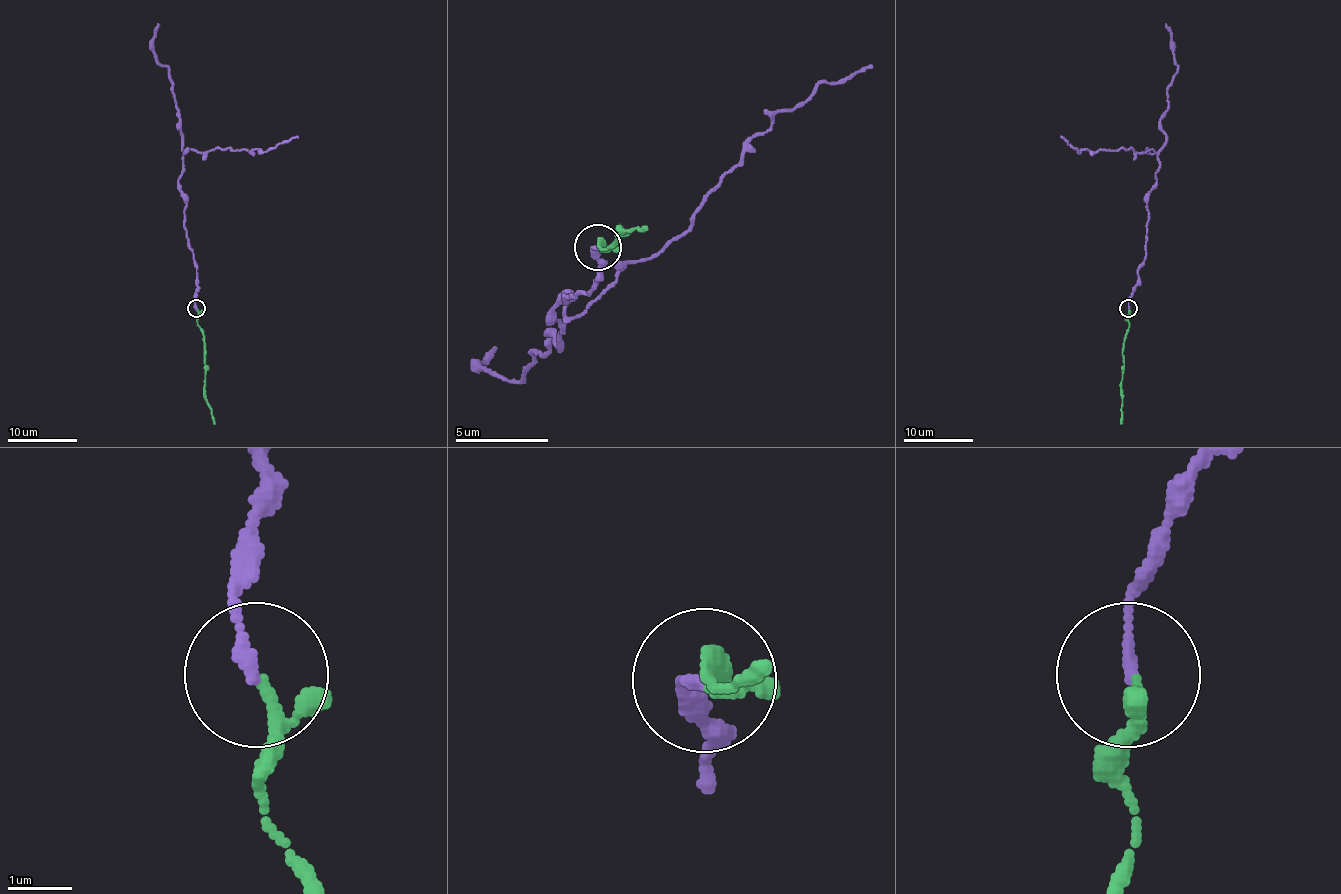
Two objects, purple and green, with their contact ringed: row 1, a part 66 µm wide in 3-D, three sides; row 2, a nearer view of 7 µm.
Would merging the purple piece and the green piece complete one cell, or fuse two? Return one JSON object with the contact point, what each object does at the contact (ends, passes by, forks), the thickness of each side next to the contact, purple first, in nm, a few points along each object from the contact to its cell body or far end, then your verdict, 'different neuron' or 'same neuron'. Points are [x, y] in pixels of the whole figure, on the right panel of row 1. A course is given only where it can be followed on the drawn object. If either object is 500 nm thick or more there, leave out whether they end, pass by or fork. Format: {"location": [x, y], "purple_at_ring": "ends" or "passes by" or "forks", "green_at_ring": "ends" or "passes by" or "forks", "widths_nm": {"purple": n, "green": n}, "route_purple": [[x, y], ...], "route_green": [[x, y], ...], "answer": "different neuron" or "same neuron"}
{"location": [1128, 308], "purple_at_ring": "ends", "green_at_ring": "passes by", "widths_nm": {"purple": 170, "green": 150}, "route_purple": [[1128, 309], [1145, 257], [1147, 194], [1155, 182], [1159, 158], [1152, 149], [1078, 151], [1060, 136]], "route_green": [[1129, 309], [1129, 326], [1124, 340], [1123, 423]], "answer": "same neuron"}

